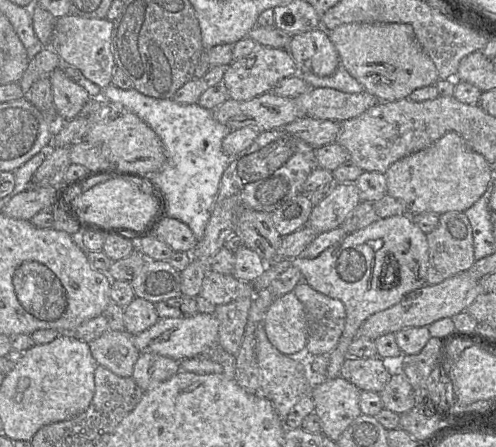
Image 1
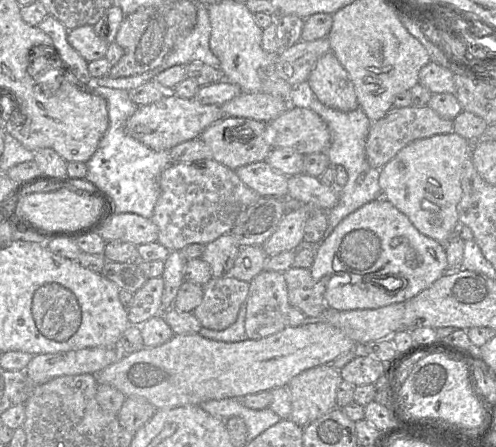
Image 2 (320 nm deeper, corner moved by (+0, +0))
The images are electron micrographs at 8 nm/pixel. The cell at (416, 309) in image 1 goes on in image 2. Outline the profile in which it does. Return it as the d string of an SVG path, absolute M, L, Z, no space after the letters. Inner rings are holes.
M308 320L300 326L288 325L282 331L258 340L248 338L239 342L223 342L205 338L199 333L174 335L160 346L143 347L137 352L122 355L95 376L98 385L111 385L126 397L143 397L156 409L171 409L286 387L301 372L323 364L332 364L337 357L353 349L358 349L358 345L340 329Z

